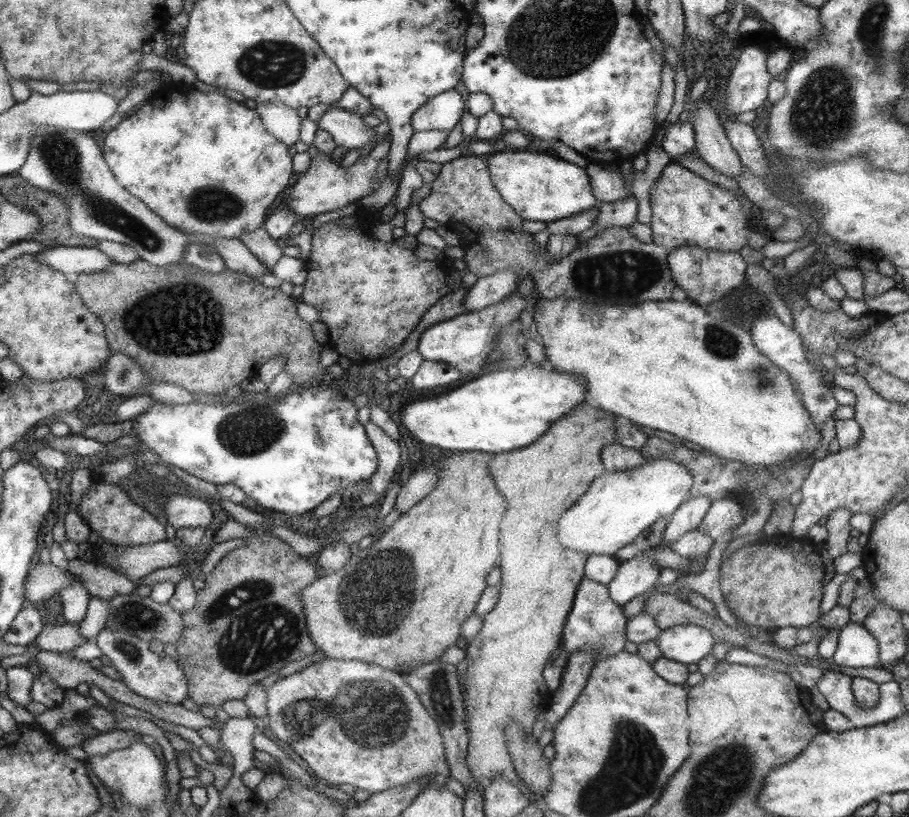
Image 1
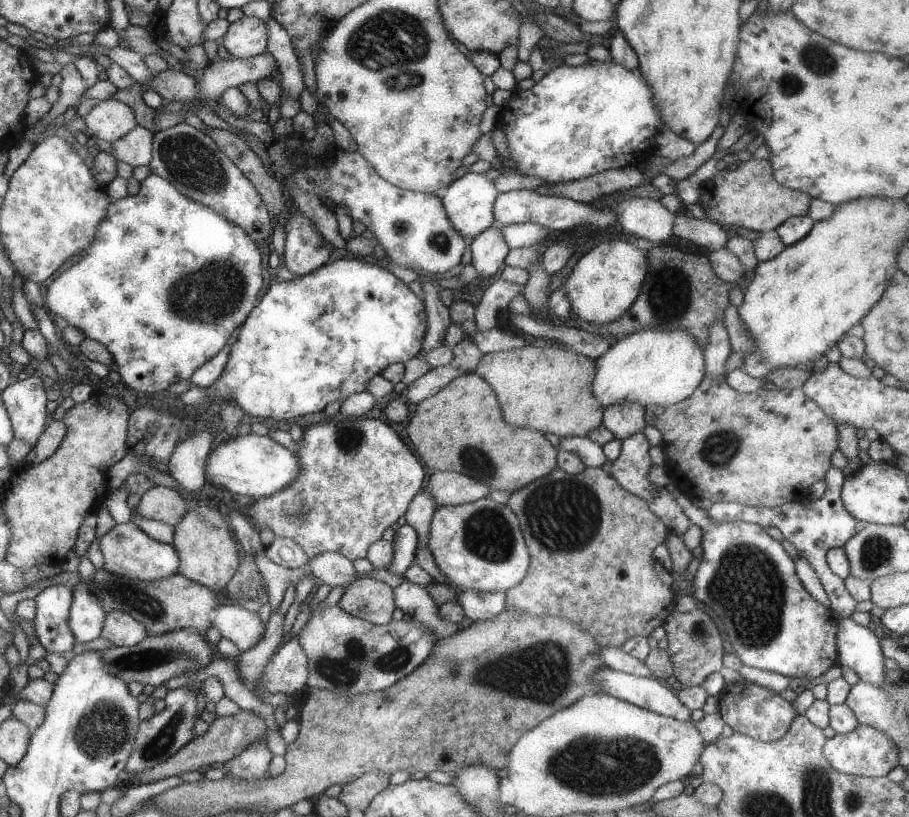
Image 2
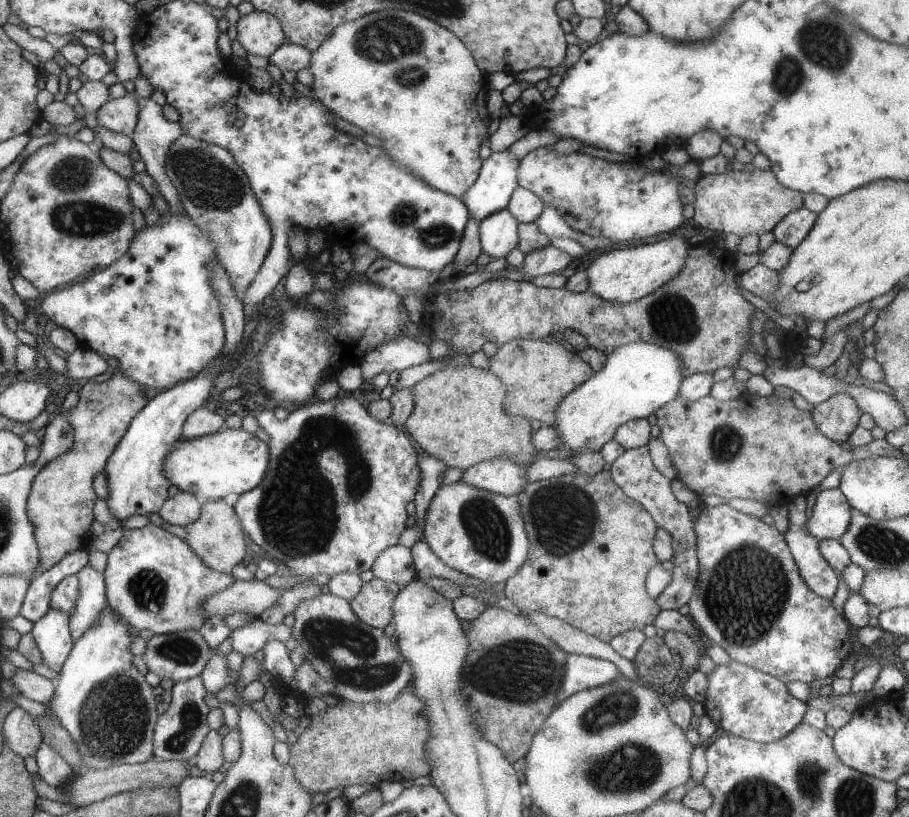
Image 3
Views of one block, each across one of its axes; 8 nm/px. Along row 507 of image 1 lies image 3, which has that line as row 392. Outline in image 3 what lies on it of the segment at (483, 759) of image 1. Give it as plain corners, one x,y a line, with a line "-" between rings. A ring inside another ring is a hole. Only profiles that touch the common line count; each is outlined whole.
511,340
489,356
489,372
493,372
507,388
505,412
509,416
539,420
543,428
555,426
555,410
563,398
579,384
591,380
595,374
575,352
565,350
553,340

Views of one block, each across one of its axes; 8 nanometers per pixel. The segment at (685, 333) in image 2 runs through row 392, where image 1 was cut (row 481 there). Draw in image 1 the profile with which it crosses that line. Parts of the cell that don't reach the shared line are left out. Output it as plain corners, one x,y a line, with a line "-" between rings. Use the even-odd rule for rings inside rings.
657,458
647,460
645,464
619,470
619,472
605,472
597,476
589,490
569,506
557,522
557,540
563,550
573,550
585,556
609,556
613,558
623,546
633,544
633,540
657,520
663,520
679,508
689,496
691,490
691,472
681,464

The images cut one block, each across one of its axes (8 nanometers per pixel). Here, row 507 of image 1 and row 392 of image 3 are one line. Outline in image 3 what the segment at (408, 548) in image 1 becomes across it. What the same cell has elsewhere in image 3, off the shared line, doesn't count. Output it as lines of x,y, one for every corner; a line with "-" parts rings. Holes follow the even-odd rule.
469,366
443,368
419,380
413,388
415,408
403,422
425,456
433,456
453,470
467,470
493,458
515,462
529,468
537,460
537,446
531,442
531,426
525,418
513,418
505,412
505,384
489,370

